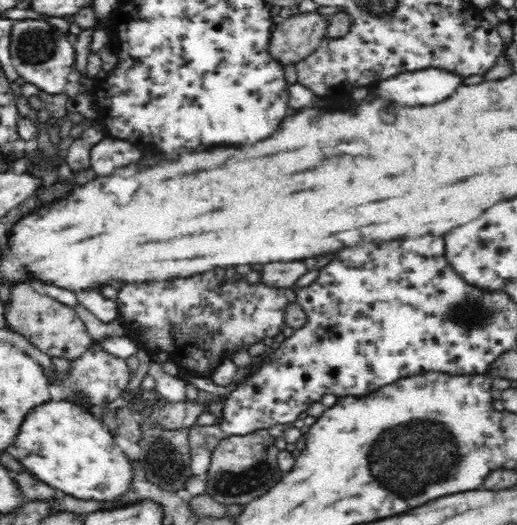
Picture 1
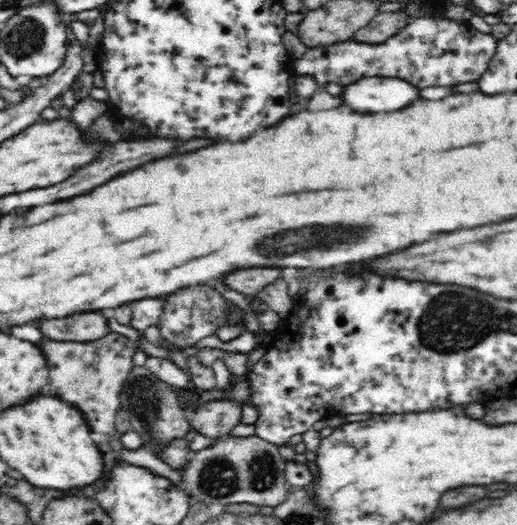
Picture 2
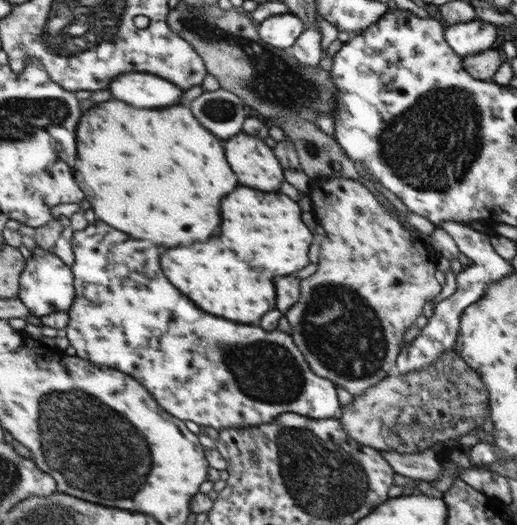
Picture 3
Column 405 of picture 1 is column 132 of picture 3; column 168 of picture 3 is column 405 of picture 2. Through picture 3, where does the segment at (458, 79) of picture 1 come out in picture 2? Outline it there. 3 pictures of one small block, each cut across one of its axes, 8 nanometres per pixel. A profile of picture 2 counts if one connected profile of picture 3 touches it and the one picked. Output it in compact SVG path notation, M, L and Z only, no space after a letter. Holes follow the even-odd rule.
M370 77L343 88L346 104L364 112L394 112L420 98L420 88L398 78Z

